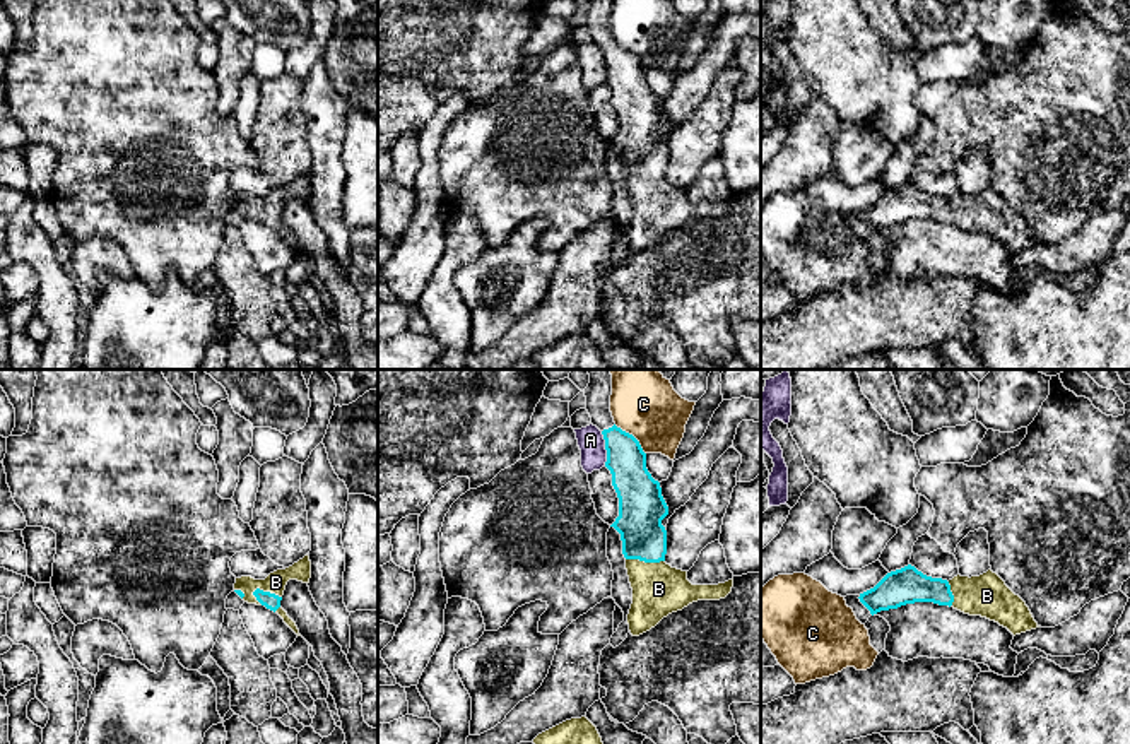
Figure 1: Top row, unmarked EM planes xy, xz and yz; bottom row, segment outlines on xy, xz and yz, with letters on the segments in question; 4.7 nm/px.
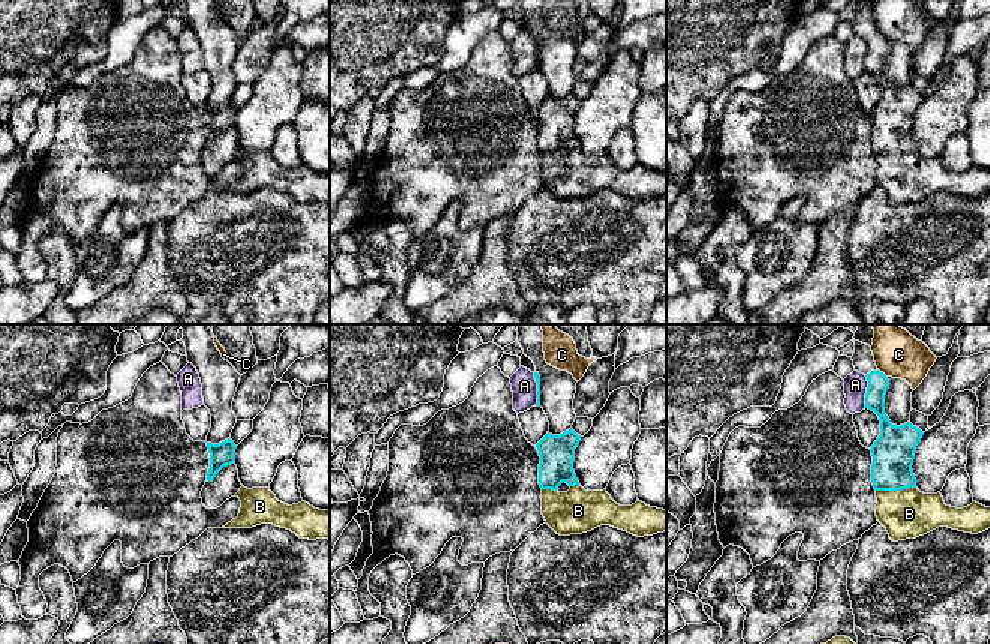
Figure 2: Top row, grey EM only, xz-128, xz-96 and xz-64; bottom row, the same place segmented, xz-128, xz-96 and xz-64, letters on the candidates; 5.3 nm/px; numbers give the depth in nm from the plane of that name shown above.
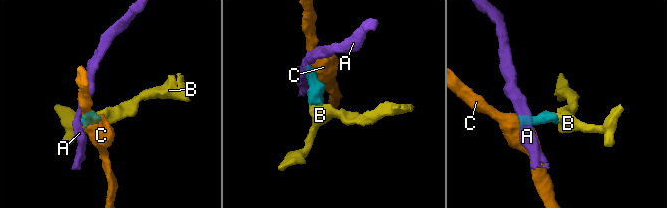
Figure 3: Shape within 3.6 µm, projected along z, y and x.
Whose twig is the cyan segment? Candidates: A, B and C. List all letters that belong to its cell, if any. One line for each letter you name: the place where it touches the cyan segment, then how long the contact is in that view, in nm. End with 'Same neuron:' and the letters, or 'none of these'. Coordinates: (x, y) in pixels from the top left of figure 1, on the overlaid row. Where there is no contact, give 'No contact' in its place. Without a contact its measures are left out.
B: Touches cyan at xy (267, 592). Shared border 150 nm
Same neuron: B

